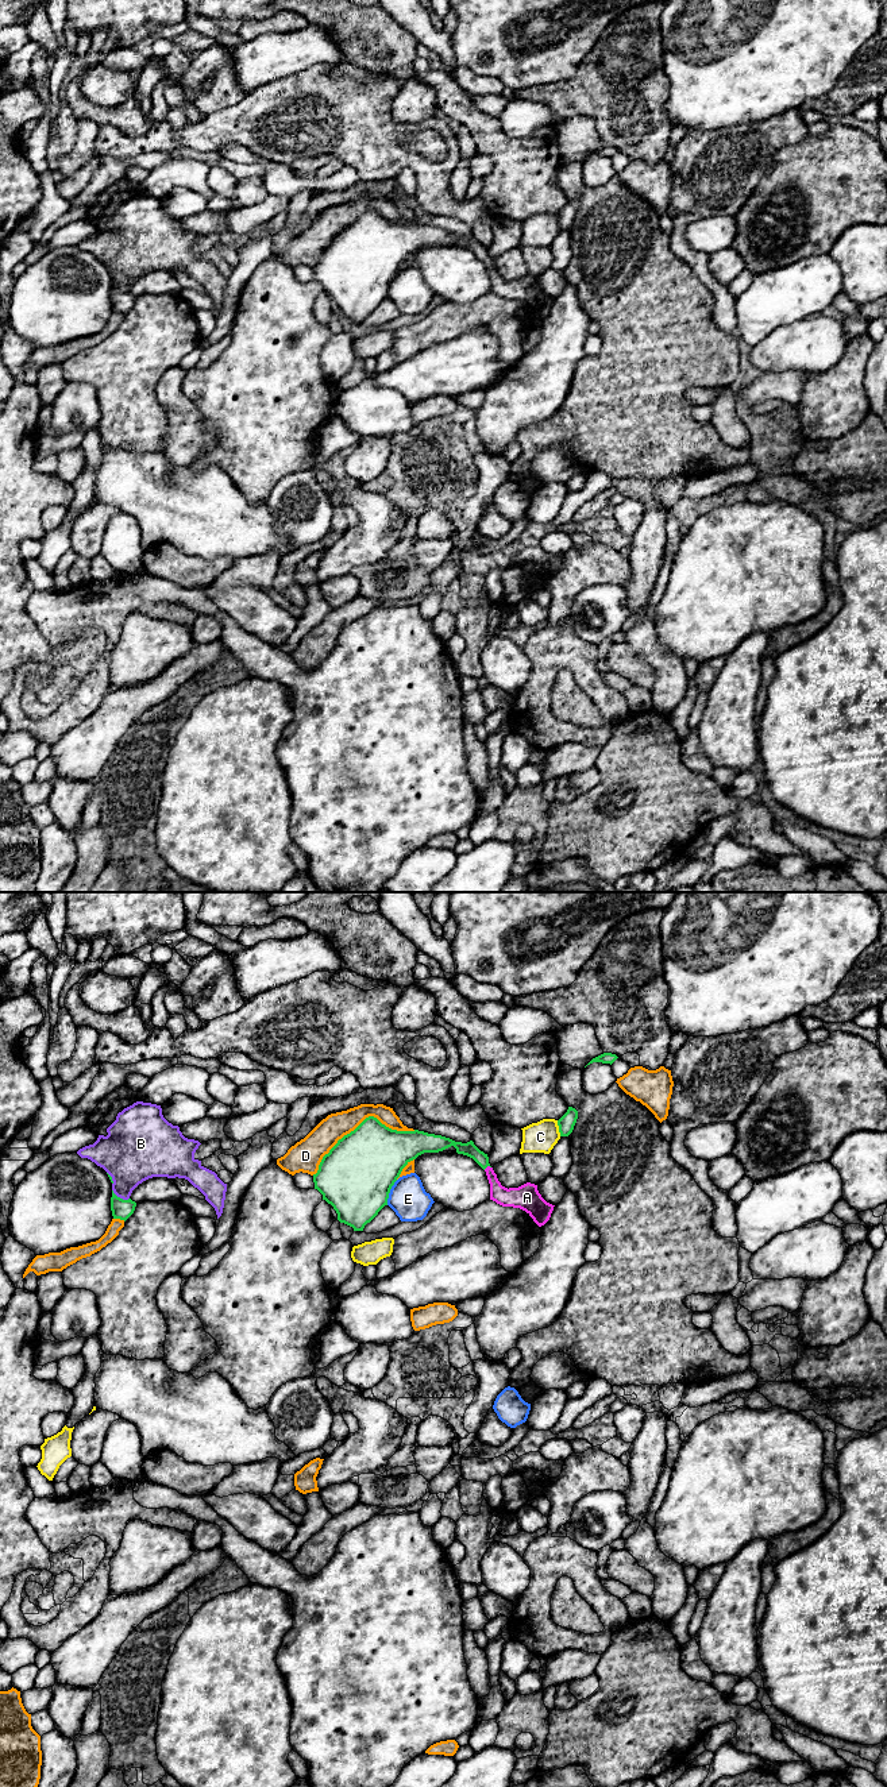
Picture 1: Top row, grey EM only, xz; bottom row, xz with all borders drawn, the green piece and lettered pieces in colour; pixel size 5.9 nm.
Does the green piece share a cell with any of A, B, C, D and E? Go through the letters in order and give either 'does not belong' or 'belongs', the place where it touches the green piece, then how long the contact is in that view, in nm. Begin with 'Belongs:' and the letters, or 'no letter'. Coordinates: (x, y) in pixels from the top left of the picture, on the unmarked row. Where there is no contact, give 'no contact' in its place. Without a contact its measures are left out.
Belongs: A
A: belongs; contact xz (486, 259); length 50 nm
B: does not belong; contact xz (119, 290); length 120 nm
C: does not belong; contact xz (559, 222); length 100 nm
D: does not belong; contact xz (359, 217); length 650 nm
E: does not belong; contact xz (389, 285); length 170 nm

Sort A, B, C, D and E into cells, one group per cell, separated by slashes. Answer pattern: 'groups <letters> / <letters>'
groups A / B / C / D / E

